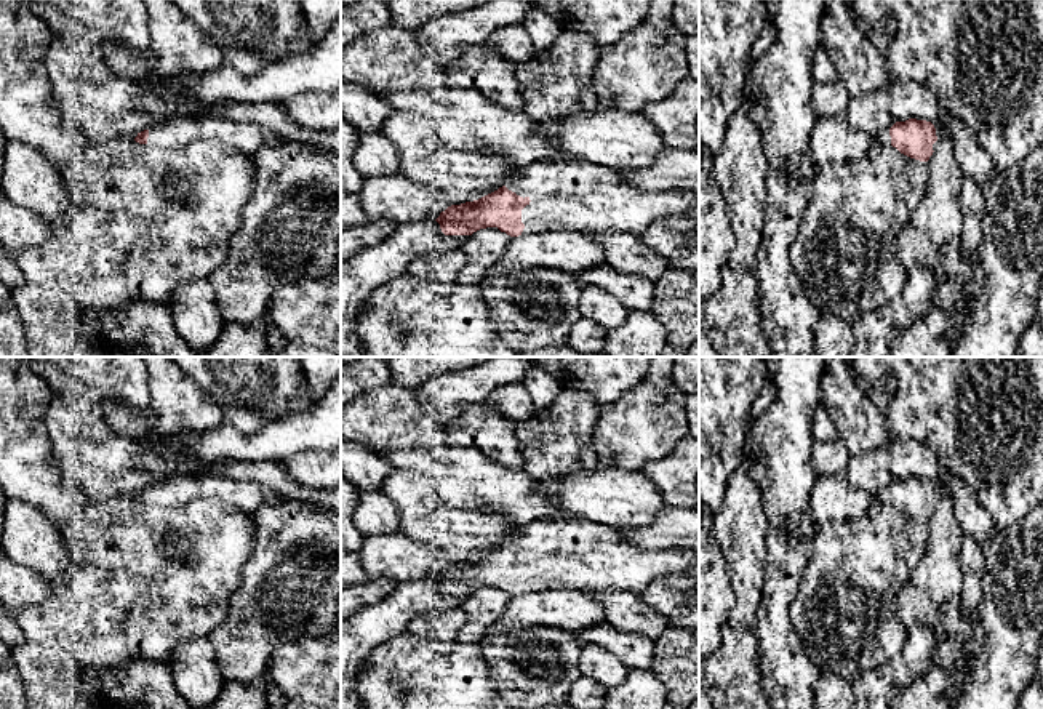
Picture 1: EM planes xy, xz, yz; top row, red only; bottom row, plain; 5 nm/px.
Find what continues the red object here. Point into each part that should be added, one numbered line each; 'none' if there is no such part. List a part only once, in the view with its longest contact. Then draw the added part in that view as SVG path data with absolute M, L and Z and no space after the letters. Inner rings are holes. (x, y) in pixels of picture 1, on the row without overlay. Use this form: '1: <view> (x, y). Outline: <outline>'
1: yz (883, 495). Outline: M893 479L891 485L896 482L896 479ZM889 485L889 487L891 487ZM889 487L883 488L877 498L883 503L883 504L891 504L891 495L889 495ZM891 504L893 506L893 504ZM893 506L894 509L897 509L896 506Z

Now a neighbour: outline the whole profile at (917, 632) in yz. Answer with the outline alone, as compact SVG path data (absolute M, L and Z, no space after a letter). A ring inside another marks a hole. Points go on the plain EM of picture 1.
M923 624L905 629L902 655L881 667L865 671L849 682L853 693L851 709L893 709L894 699L933 664L941 631Z

